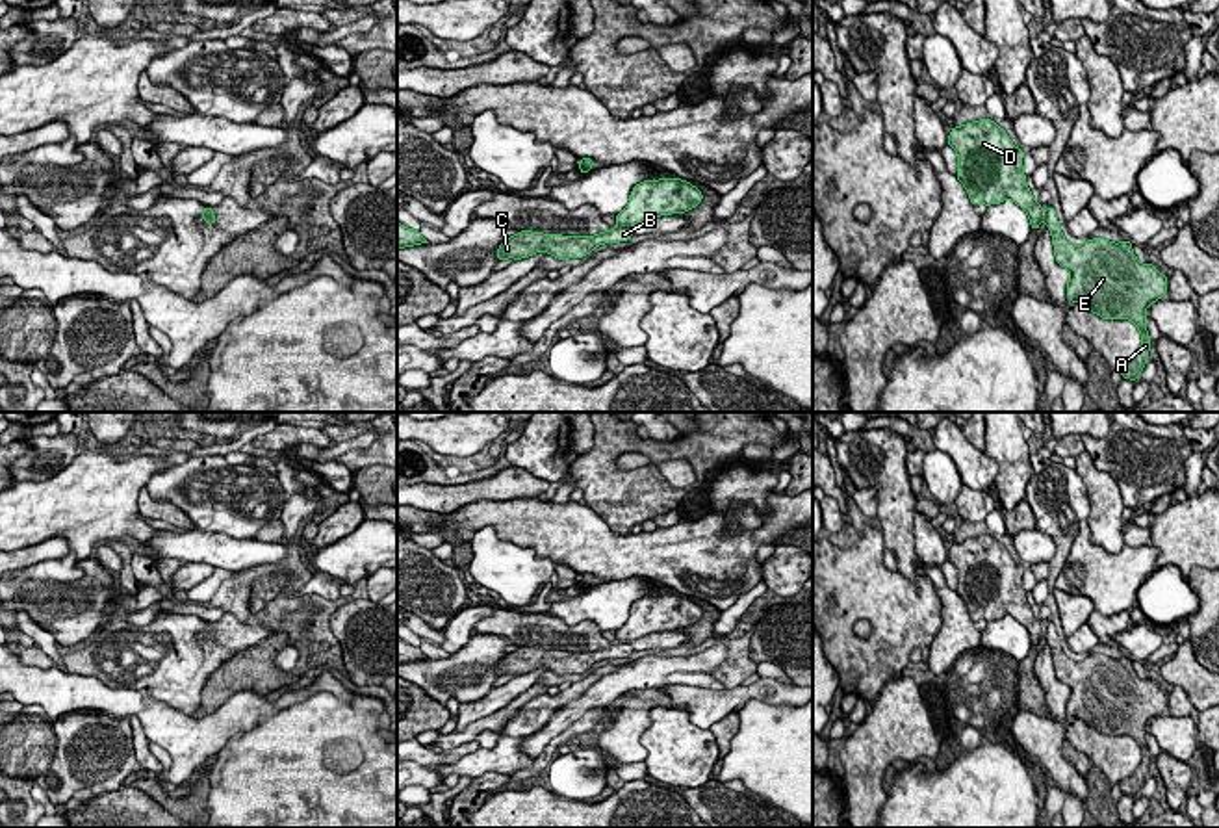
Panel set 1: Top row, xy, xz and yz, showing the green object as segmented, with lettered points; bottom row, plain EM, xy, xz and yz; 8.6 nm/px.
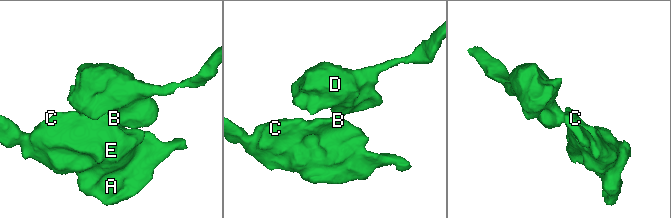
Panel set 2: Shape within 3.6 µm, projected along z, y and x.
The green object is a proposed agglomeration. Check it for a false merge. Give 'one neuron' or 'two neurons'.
two neurons

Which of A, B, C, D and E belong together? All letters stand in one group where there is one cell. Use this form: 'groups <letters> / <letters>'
groups A B C E / D

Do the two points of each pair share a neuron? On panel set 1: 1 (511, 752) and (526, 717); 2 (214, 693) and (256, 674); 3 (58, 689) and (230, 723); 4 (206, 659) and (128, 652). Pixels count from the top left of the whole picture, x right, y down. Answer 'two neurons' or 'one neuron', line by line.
1: two neurons
2: one neuron
3: one neuron
4: one neuron

